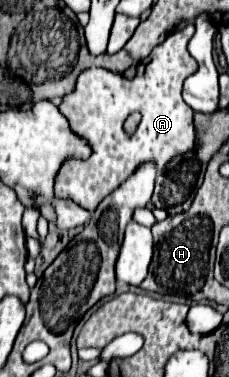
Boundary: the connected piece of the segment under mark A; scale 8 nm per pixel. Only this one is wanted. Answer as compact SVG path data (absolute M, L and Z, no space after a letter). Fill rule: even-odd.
M189 23L168 34L168 38L138 64L134 78L126 78L104 68L90 68L78 76L76 88L62 96L58 110L66 116L70 130L88 140L92 156L88 160L68 158L62 162L54 184L56 198L68 196L92 212L108 192L116 190L124 178L136 170L136 164L156 160L162 170L172 156L190 152L196 146L192 110L182 100L182 82L198 68L186 50L192 32L194 25ZM130 112L142 114L142 122L134 134L126 134L122 128Z

